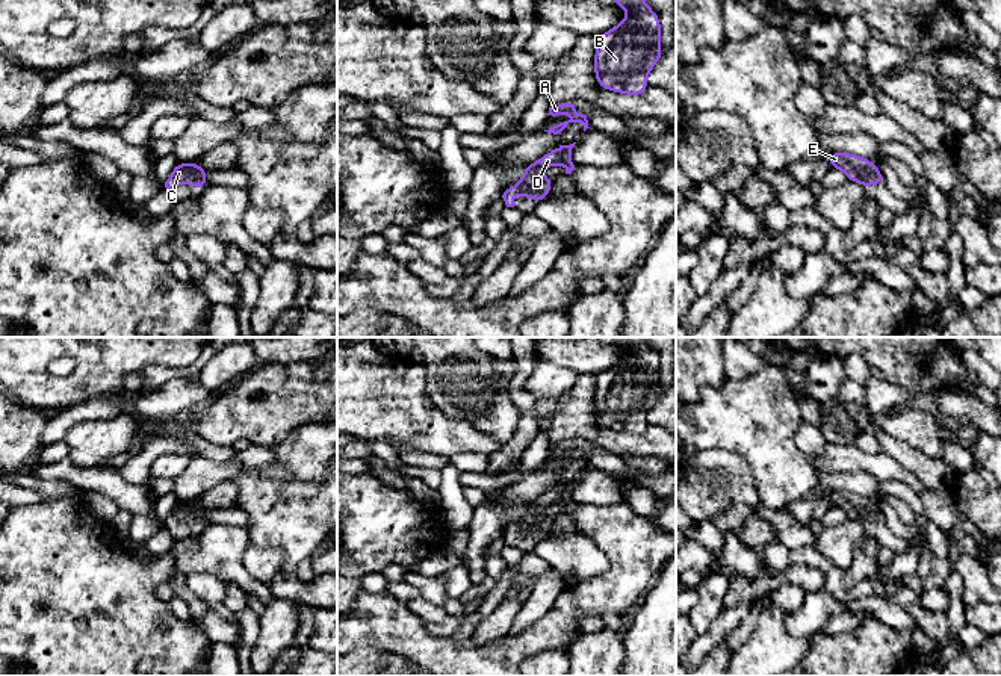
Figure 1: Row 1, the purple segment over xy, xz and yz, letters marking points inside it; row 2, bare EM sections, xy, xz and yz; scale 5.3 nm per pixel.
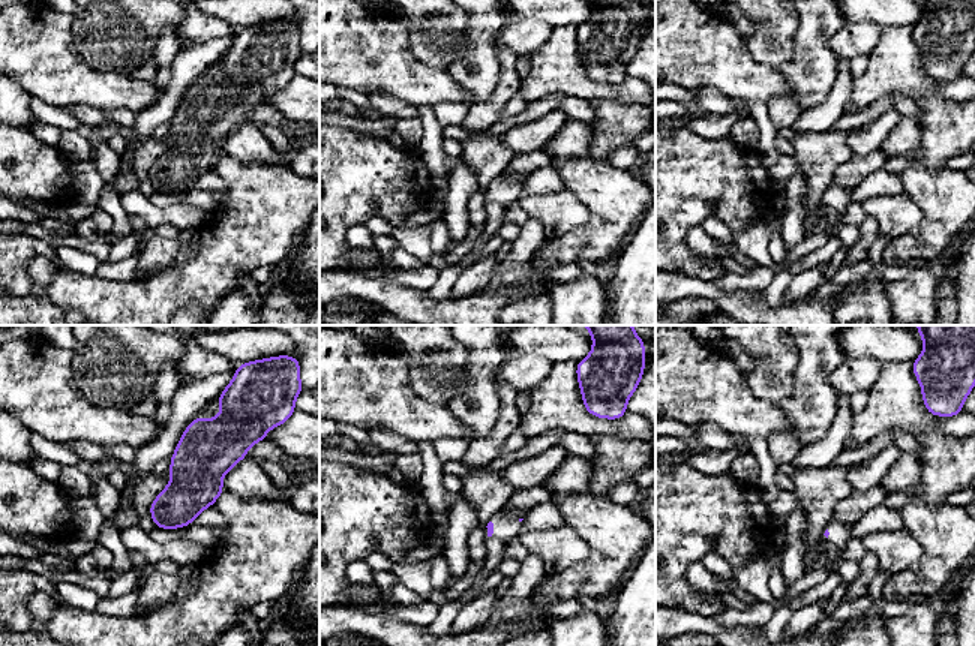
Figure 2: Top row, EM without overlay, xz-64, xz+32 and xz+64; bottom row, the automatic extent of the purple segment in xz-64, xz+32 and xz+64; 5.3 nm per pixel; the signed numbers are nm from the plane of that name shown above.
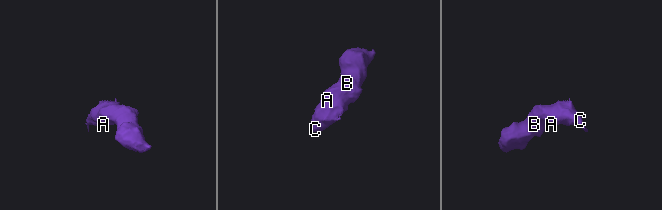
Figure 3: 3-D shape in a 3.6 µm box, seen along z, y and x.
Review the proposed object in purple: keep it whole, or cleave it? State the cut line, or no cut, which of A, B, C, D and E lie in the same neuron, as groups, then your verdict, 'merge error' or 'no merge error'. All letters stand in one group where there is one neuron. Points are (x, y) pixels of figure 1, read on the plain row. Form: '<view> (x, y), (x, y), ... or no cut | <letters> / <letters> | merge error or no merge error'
no cut | A B C D E | no merge error

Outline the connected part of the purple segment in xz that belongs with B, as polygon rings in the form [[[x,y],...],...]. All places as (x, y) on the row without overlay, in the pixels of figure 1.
[[[643,337],[611,339],[629,354],[596,377],[594,416],[602,428],[640,436],[649,426],[647,413],[662,395],[661,360]]]

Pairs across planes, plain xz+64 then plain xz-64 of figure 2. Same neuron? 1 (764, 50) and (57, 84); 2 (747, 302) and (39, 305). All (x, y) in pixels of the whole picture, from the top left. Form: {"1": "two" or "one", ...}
{"1": "two", "2": "two"}

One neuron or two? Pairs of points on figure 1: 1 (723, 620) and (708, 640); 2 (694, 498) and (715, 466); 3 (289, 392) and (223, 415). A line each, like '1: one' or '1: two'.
1: one
2: one
3: one

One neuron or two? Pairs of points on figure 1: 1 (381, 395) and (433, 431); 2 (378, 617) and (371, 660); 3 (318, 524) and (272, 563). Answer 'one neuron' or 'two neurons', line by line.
1: one neuron
2: two neurons
3: two neurons

